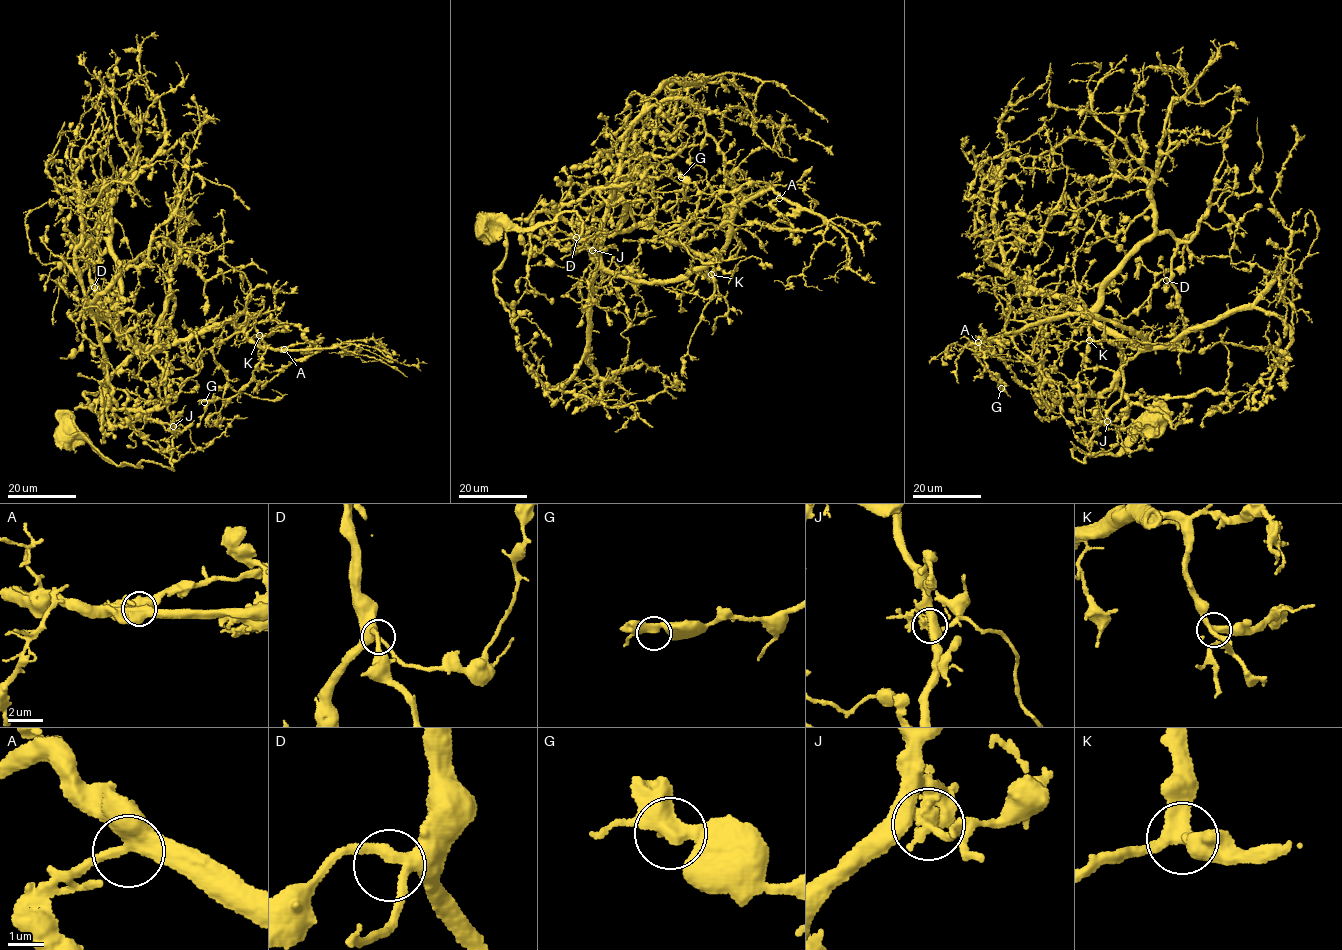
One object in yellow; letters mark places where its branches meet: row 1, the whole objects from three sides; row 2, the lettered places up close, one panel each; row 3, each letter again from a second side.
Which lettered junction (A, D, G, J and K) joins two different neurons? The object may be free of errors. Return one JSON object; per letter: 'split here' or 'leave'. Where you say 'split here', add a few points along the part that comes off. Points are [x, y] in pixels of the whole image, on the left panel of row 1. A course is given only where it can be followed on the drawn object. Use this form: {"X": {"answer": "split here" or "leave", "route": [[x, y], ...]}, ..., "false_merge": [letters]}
{"A": {"answer": "leave"}, "D": {"answer": "leave"}, "G": {"answer": "leave"}, "J": {"answer": "split here", "route": [[173, 425], [190, 429], [196, 448], [207, 446], [231, 420], [208, 425], [220, 422], [210, 413]]}, "K": {"answer": "leave"}, "false_merge": ["J"]}

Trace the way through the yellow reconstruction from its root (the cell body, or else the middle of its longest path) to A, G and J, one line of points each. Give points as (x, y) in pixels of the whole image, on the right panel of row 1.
A: (1152, 420), (1116, 454), (1073, 457), (1146, 347), (1111, 322), (1063, 315), (978, 342)
G: (1152, 420), (1116, 454), (1073, 457), (1146, 347), (1085, 315), (976, 337), (1001, 388)
J: (1152, 420), (1137, 425), (1116, 454), (1077, 448), (1073, 457), (1084, 461), (1091, 437), (1108, 421)

